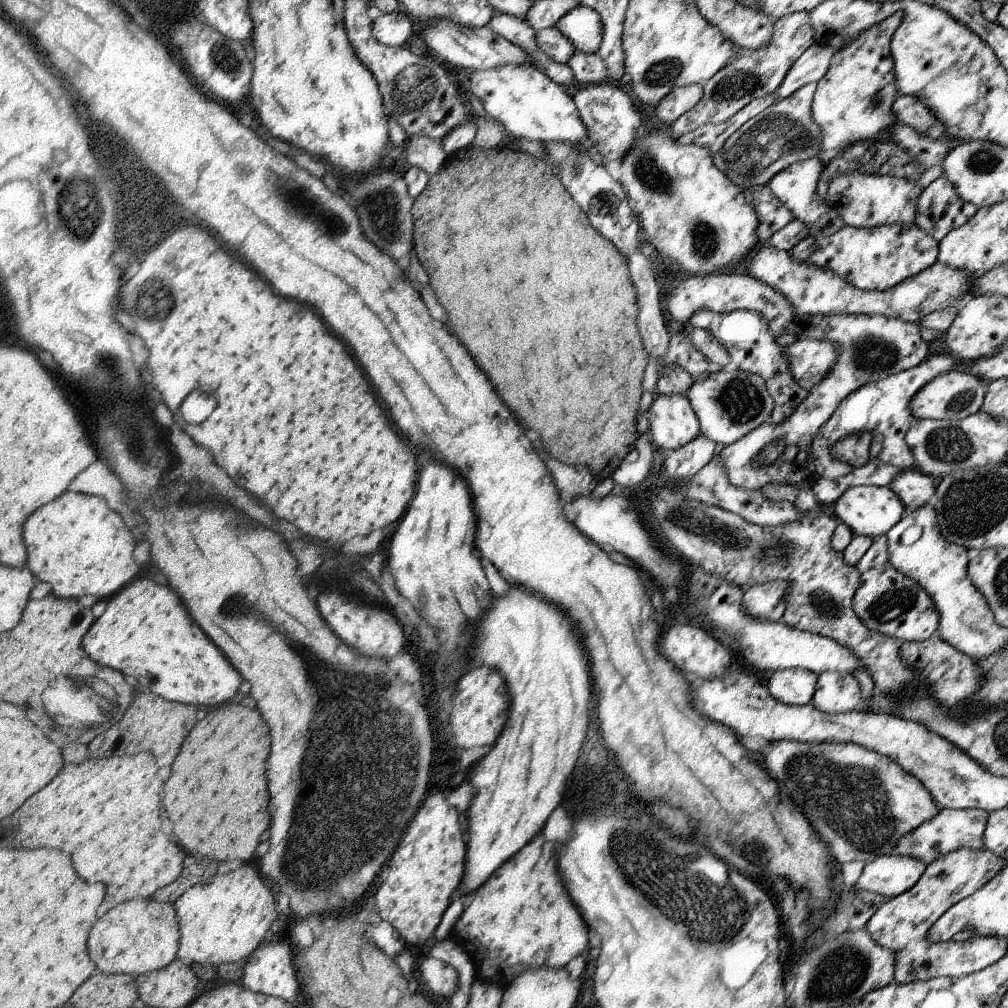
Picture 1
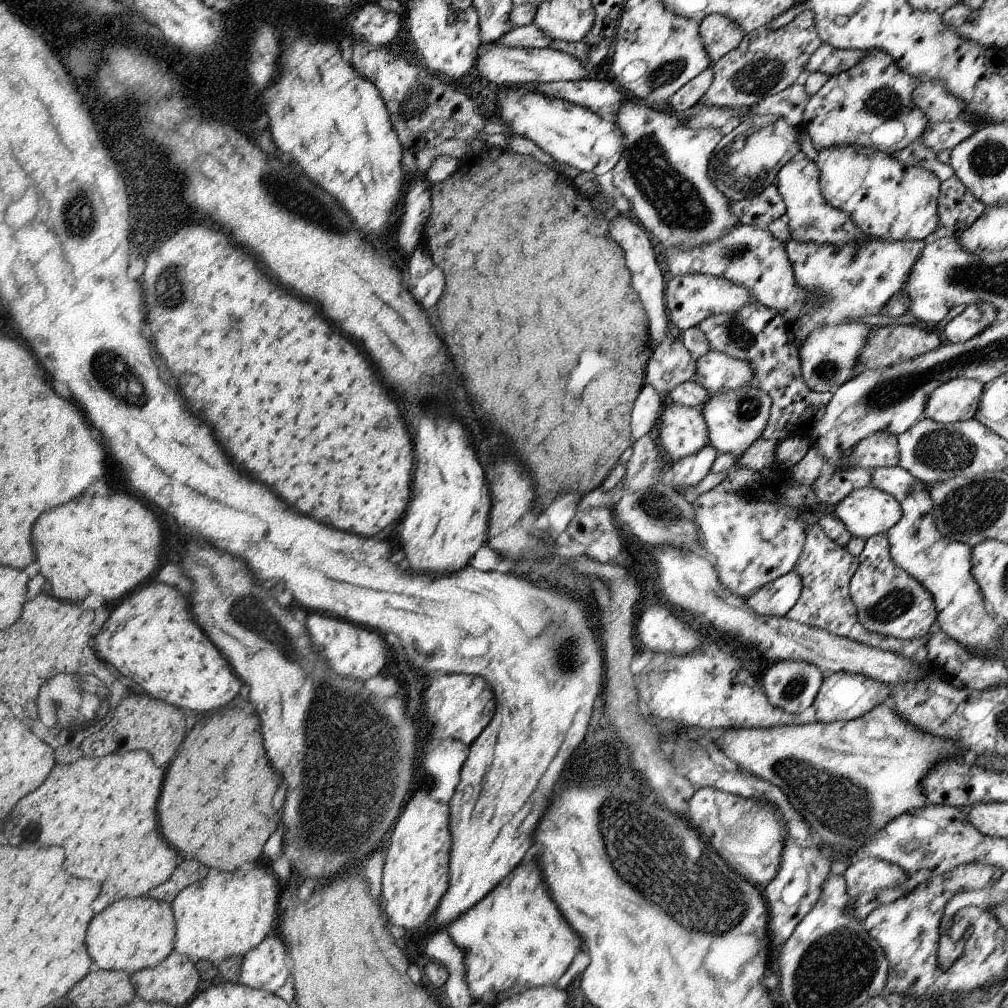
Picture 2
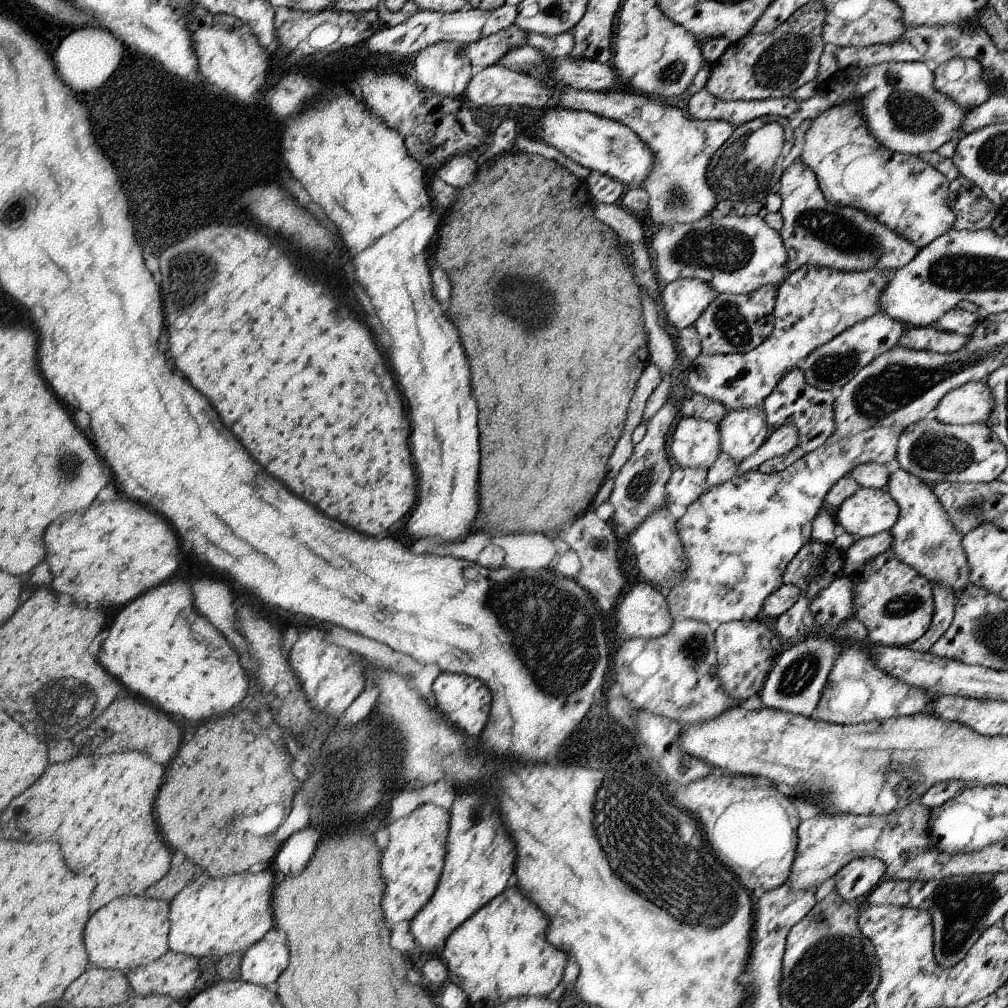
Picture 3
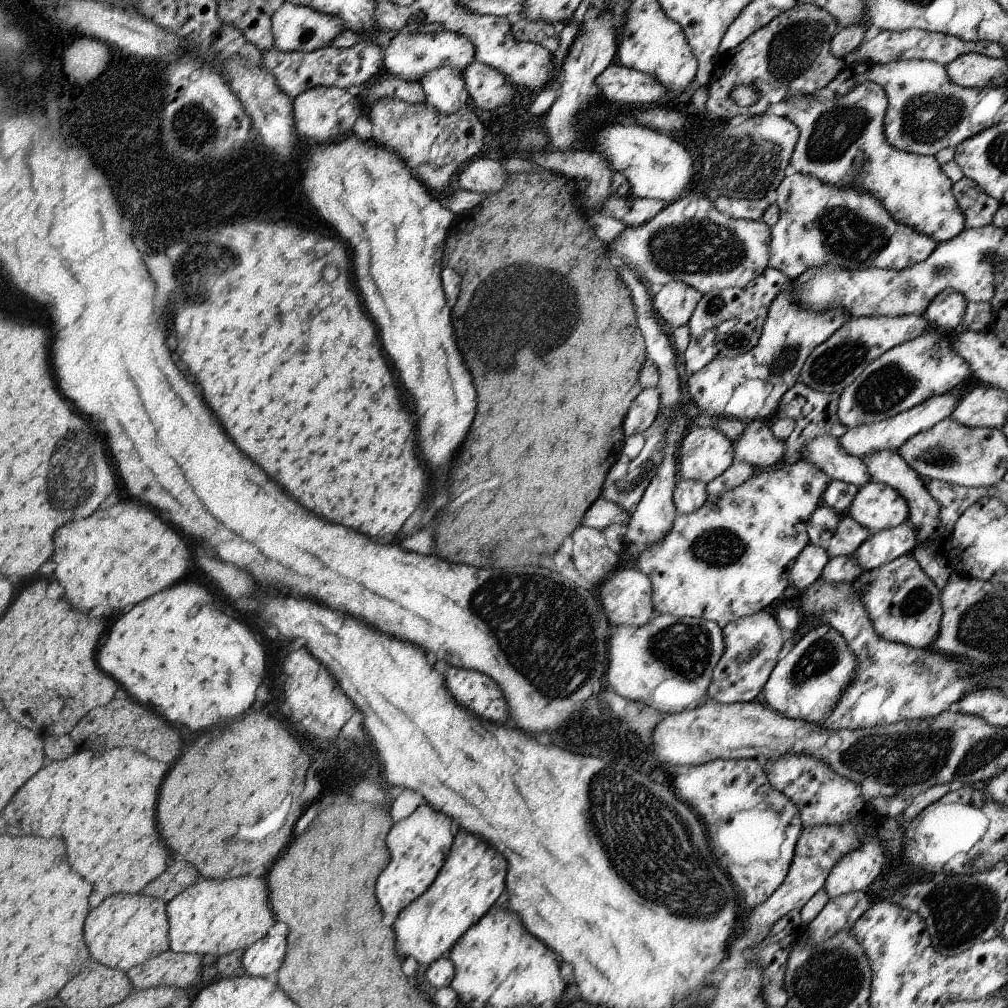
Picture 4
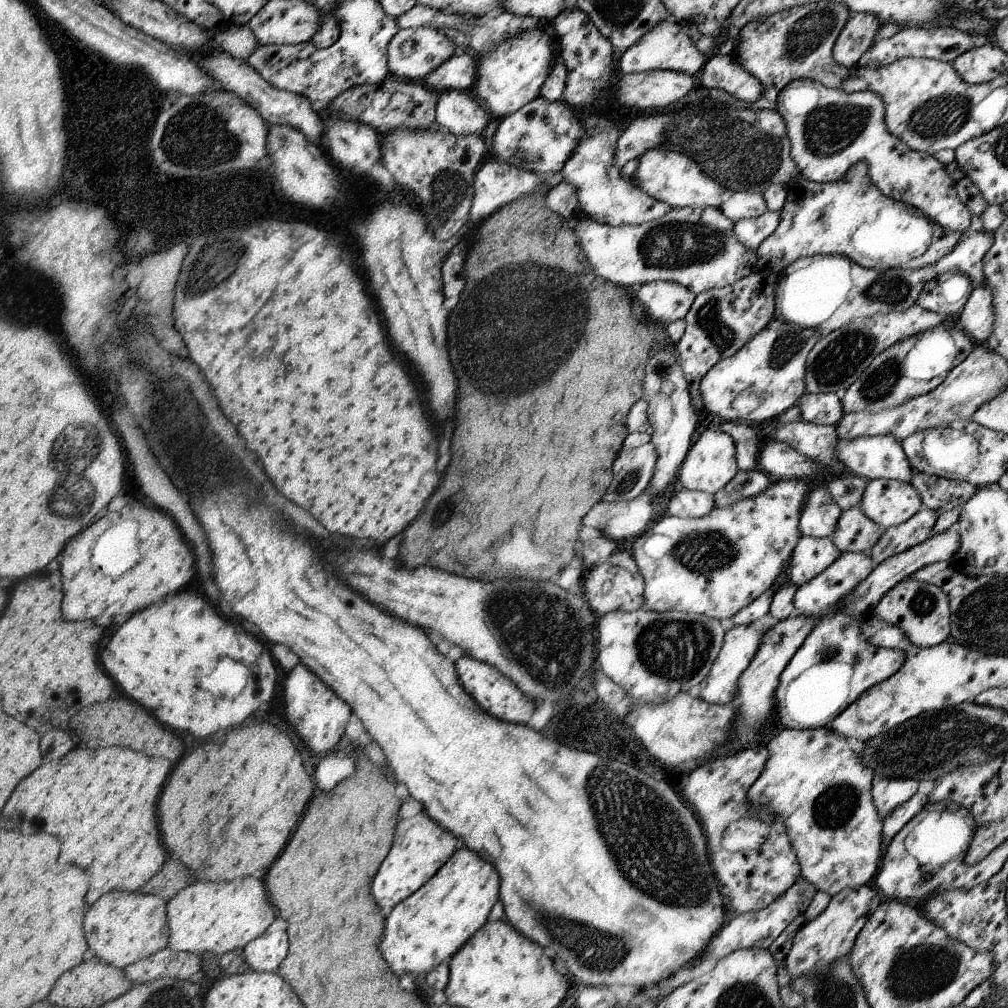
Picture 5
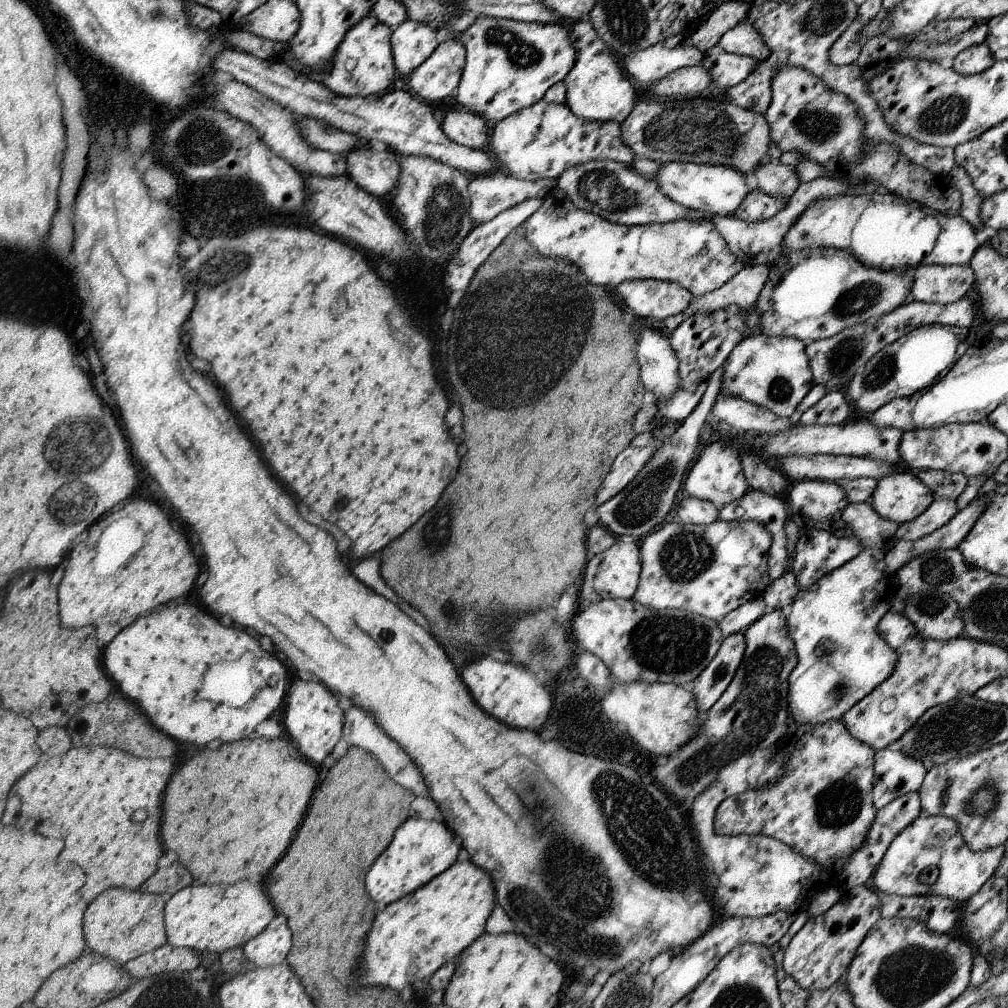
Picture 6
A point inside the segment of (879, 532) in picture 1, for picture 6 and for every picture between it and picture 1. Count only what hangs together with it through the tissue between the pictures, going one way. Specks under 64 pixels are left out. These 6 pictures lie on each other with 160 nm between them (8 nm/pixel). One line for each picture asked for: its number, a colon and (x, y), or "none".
2: (866, 512)
3: (869, 511)
4: (876, 506)
5: (889, 503)
6: (899, 497)

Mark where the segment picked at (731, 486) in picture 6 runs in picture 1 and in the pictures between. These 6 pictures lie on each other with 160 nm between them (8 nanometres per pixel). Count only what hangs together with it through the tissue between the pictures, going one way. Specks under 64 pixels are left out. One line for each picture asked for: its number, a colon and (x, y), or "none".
1: (673, 422)
2: (684, 431)
3: (697, 442)
4: (705, 453)
5: (711, 463)

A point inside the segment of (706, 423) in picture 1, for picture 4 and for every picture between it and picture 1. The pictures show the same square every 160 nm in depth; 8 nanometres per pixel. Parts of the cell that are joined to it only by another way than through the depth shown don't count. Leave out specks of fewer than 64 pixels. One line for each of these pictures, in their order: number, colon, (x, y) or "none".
2: (736, 418)
3: (743, 431)
4: (758, 446)

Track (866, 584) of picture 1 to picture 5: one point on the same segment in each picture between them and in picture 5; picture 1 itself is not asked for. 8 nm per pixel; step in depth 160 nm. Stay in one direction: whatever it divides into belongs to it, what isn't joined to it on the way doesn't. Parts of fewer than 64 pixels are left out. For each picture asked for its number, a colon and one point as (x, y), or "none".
2: (889, 601)
3: (896, 604)
4: (903, 604)
5: (922, 609)

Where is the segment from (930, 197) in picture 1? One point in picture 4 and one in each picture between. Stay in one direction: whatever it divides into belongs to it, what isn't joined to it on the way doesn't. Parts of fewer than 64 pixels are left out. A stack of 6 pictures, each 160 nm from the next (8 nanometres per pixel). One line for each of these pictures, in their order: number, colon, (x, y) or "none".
2: (958, 209)
3: (973, 211)
4: (979, 209)

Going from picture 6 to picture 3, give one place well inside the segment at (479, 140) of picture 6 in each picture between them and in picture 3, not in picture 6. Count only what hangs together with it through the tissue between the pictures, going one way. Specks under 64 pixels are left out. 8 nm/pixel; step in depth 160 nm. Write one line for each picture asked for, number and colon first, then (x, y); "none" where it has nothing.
3: (442, 69)
4: (444, 88)
5: (457, 111)

